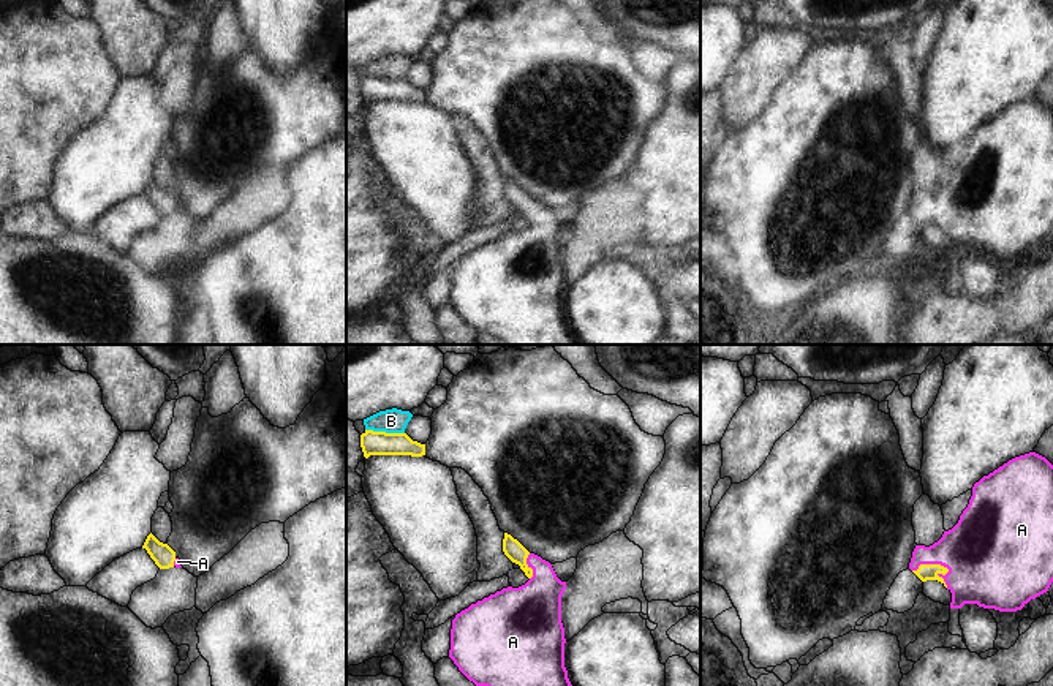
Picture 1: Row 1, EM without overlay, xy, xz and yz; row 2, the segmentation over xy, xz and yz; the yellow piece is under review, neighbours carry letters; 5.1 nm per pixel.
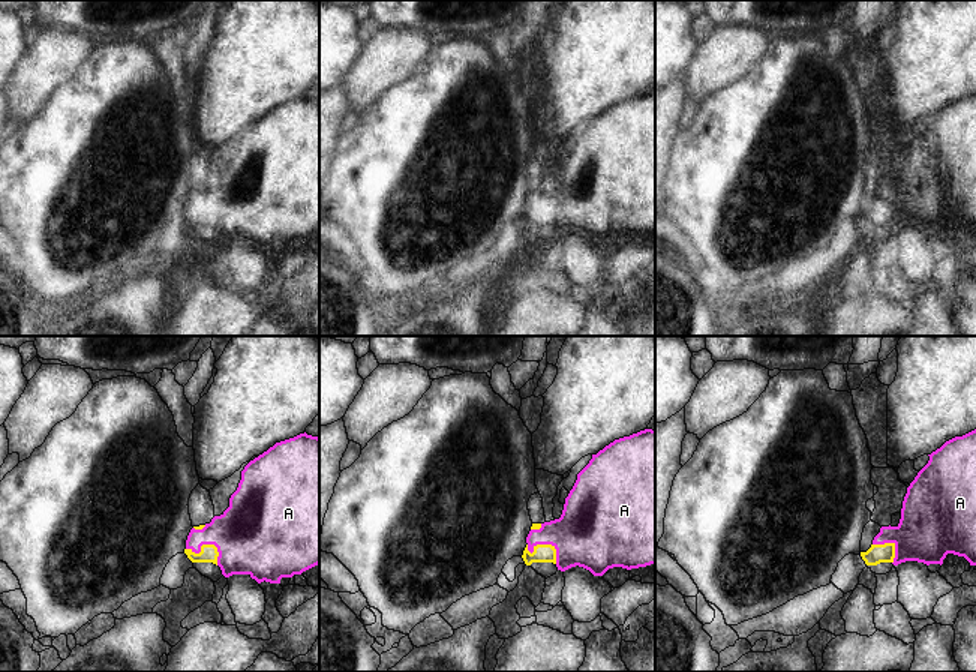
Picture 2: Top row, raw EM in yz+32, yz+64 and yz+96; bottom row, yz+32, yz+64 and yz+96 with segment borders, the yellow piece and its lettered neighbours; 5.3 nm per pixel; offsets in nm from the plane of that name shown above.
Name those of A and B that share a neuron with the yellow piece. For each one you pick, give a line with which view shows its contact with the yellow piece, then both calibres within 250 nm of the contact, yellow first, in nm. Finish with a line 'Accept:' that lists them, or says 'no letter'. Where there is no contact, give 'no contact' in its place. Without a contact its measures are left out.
A: meets yellow in yz; 80 nm thick on the yellow side, 440 nm on the other
Accept: A

